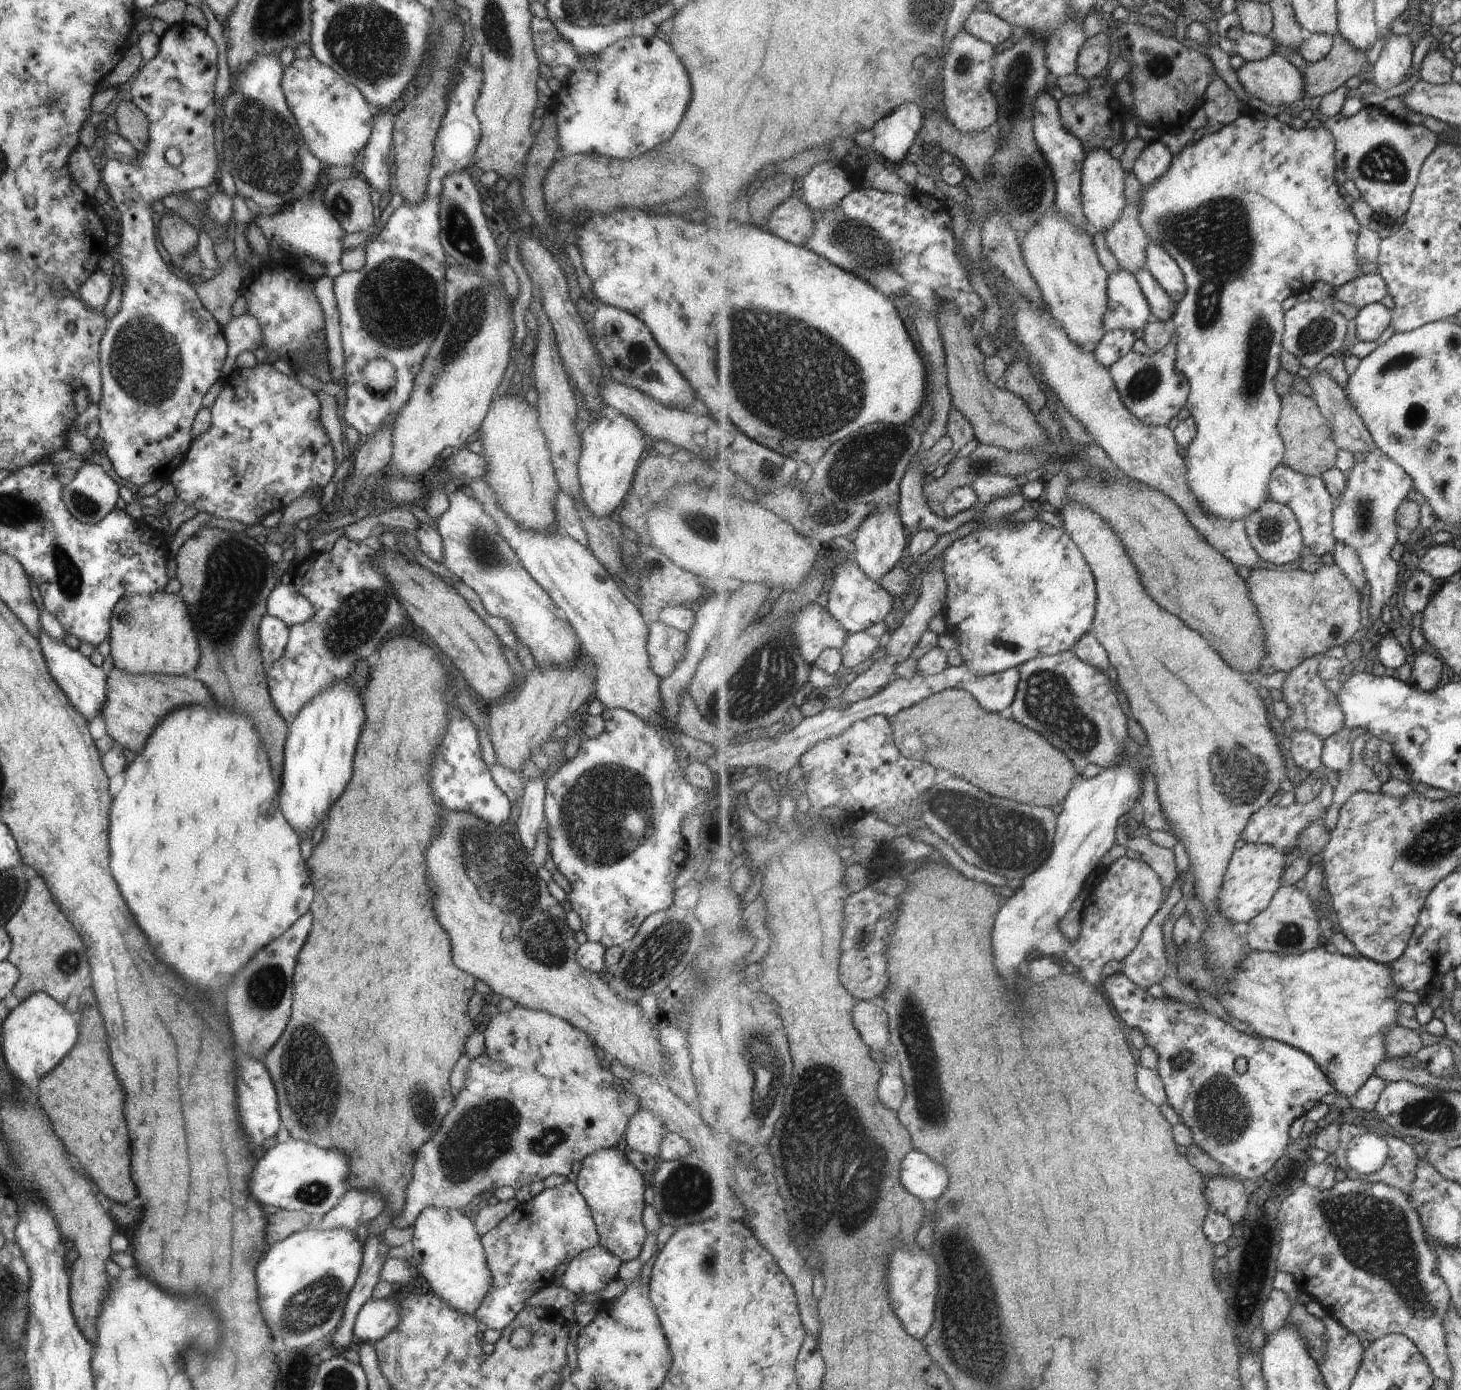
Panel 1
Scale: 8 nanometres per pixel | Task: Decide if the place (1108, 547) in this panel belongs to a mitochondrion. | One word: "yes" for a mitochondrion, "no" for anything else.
no

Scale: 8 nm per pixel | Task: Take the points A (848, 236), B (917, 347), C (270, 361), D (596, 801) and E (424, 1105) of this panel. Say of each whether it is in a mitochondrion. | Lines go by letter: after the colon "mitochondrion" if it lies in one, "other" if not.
A: mitochondrion
B: other
C: other
D: mitochondrion
E: mitochondrion

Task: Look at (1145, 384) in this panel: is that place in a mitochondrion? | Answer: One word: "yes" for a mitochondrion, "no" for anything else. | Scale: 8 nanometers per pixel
yes

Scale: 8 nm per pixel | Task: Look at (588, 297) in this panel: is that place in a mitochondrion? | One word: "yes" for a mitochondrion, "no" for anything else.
no

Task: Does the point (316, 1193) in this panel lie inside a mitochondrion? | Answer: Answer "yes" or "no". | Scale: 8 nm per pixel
yes

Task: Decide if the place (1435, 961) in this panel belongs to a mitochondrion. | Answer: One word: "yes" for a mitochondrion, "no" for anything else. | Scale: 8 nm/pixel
no

